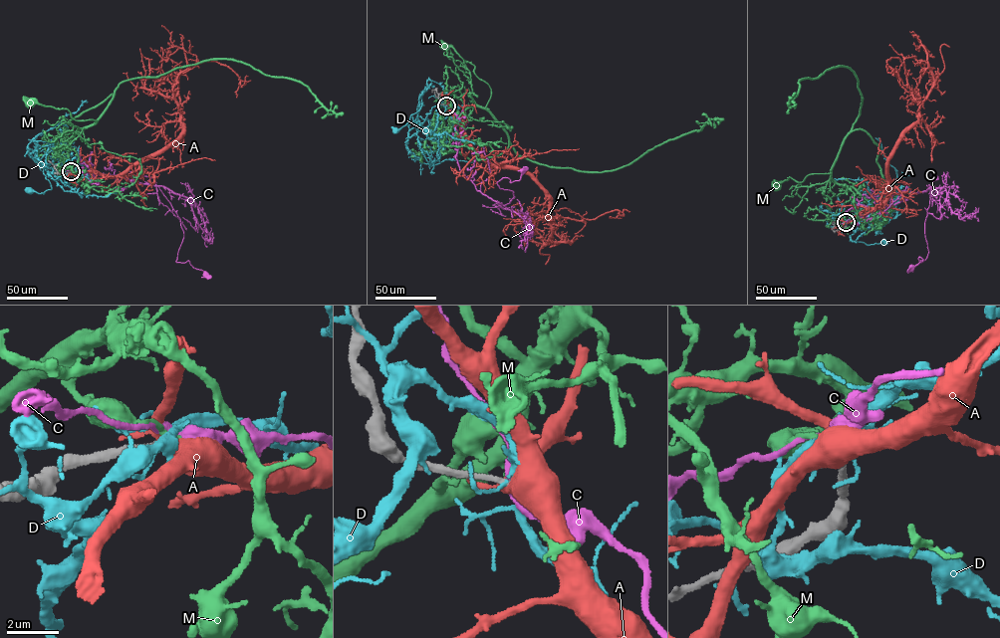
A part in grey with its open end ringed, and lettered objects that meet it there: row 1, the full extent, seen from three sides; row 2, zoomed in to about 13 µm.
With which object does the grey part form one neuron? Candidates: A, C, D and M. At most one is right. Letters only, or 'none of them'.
none of them

